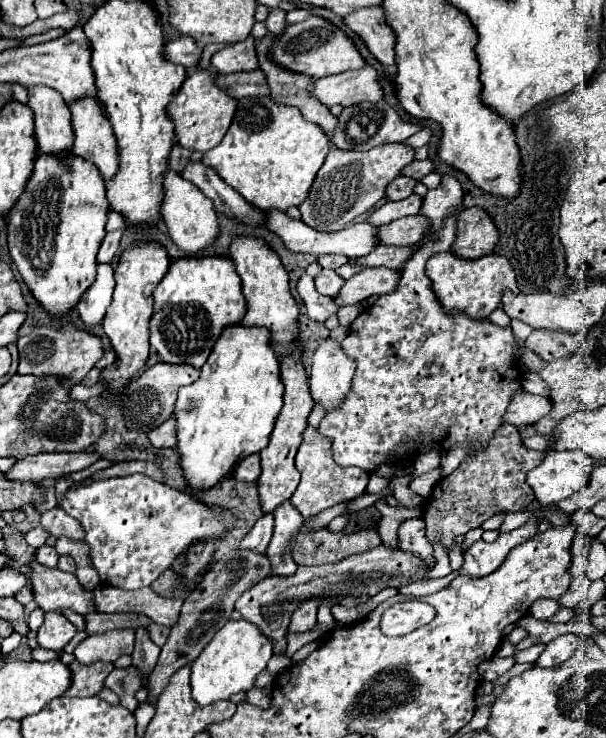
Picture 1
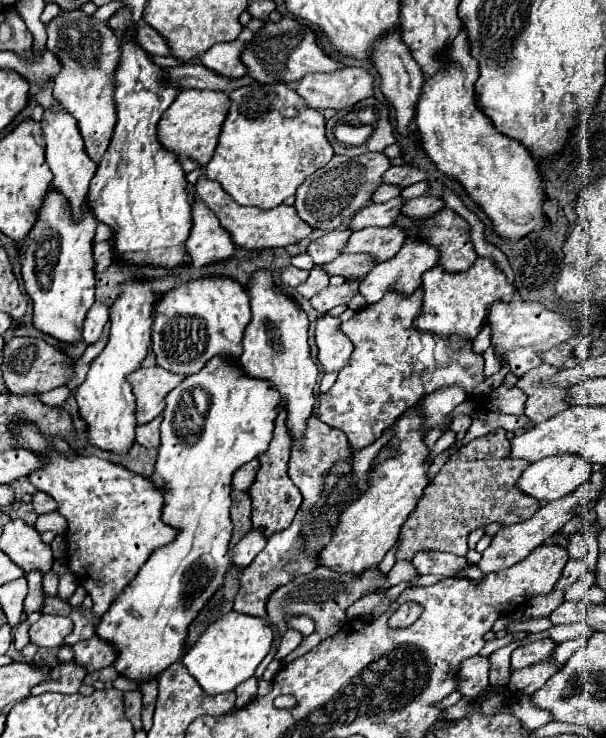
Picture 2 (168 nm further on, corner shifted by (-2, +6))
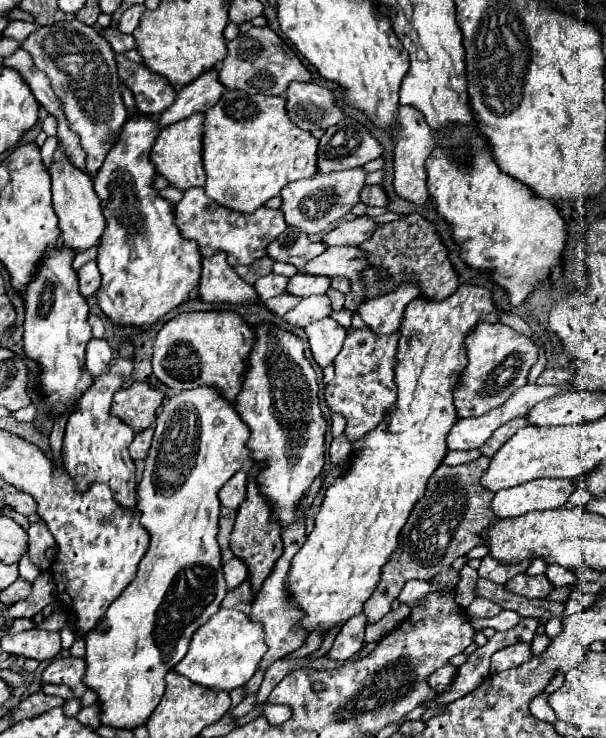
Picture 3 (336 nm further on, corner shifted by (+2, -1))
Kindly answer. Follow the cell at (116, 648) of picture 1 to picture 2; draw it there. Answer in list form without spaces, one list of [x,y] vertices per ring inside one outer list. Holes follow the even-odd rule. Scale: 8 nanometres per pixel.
[[[96,635],[92,639],[76,643],[72,651],[74,651],[74,663],[82,665],[86,673],[100,671],[112,665],[116,659],[116,651],[112,649],[112,645],[108,645],[106,641],[100,641]]]

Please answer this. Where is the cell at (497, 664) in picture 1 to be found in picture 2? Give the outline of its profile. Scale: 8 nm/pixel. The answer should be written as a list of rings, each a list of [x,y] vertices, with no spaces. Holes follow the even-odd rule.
[[[480,655],[468,657],[466,661],[460,663],[456,671],[456,683],[458,683],[456,691],[460,691],[468,699],[476,699],[488,689],[486,685],[488,671],[490,671],[488,657],[480,657]]]

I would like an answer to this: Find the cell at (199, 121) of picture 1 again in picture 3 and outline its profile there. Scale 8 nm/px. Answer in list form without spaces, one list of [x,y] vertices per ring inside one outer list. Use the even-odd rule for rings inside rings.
[[[196,112],[196,116],[188,116],[188,120],[182,122],[178,120],[176,124],[168,124],[168,128],[162,128],[154,142],[150,160],[156,164],[158,174],[162,174],[172,186],[180,190],[204,186],[206,182],[206,172],[202,166],[202,138],[204,138],[202,128],[204,128],[204,114]]]

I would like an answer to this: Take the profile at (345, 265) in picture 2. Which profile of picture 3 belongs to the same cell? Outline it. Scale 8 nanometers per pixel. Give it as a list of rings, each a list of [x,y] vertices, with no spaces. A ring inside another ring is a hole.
[[[296,274],[288,282],[288,292],[296,296],[312,296],[312,294],[324,294],[330,288],[328,276],[308,276],[308,274]]]

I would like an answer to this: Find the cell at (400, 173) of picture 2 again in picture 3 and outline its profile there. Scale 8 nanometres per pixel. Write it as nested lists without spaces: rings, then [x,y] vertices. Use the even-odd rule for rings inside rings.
[[[380,184],[364,186],[364,190],[360,192],[360,198],[368,206],[388,206],[388,196]]]

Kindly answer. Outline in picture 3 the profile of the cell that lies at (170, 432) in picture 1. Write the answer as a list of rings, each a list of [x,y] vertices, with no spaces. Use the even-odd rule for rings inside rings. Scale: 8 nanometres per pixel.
[[[148,428],[148,430],[144,430],[144,432],[140,432],[140,434],[134,436],[134,440],[130,444],[130,454],[132,454],[134,460],[140,460],[140,458],[144,460],[148,456],[152,436],[154,436],[154,430],[152,428]]]

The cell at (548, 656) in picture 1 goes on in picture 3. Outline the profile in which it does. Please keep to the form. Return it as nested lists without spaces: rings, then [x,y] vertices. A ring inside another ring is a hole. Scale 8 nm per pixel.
[[[514,644],[514,646],[502,648],[500,652],[496,652],[496,654],[492,656],[490,672],[496,674],[496,672],[508,670],[508,668],[512,668],[512,666],[520,666],[520,664],[528,662],[530,658],[532,658],[532,648],[530,648],[530,644]]]

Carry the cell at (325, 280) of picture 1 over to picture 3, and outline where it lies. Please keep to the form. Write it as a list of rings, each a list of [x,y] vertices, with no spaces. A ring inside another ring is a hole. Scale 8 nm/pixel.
[[[284,292],[284,294],[280,294],[280,296],[274,296],[272,300],[268,300],[268,302],[264,302],[272,312],[276,312],[278,316],[284,316],[286,312],[290,312],[298,302],[302,300],[302,296],[292,296],[292,294],[288,294],[288,292]]]

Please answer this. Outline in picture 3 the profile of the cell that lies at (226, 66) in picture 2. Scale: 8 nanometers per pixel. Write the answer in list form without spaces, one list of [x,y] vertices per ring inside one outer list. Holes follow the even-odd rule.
[[[210,68],[208,72],[204,72],[204,76],[198,76],[196,80],[192,80],[192,84],[180,88],[176,102],[160,114],[158,122],[160,126],[168,126],[172,122],[188,118],[194,112],[206,112],[216,104],[216,100],[220,100],[224,92],[224,84],[216,80],[216,68]]]

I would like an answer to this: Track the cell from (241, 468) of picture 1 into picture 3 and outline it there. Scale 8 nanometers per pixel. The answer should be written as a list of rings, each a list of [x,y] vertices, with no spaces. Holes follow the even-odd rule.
[[[244,470],[236,472],[236,474],[224,484],[224,488],[220,490],[218,496],[220,496],[222,506],[236,510],[236,508],[246,500],[246,472],[244,472]]]

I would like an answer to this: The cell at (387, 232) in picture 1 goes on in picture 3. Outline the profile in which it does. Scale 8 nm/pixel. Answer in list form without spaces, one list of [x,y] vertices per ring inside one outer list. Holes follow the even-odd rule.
[[[330,246],[326,252],[316,256],[302,272],[324,274],[324,276],[344,276],[350,282],[350,308],[356,310],[360,302],[366,300],[364,284],[360,284],[360,272],[364,272],[364,256],[360,256],[358,246]]]

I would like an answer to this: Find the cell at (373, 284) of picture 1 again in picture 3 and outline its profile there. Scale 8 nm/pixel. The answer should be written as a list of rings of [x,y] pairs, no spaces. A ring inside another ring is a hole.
[[[322,294],[322,296],[308,296],[304,298],[294,310],[290,310],[284,320],[290,322],[292,326],[302,326],[306,328],[308,324],[312,322],[318,322],[326,316],[330,316],[332,312],[332,306],[330,306],[330,298],[328,294]]]

